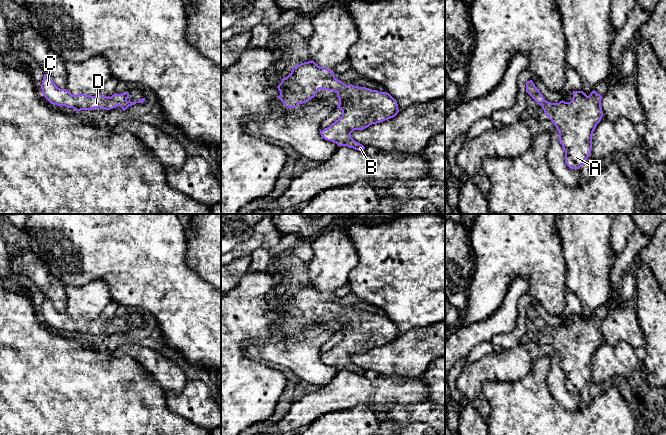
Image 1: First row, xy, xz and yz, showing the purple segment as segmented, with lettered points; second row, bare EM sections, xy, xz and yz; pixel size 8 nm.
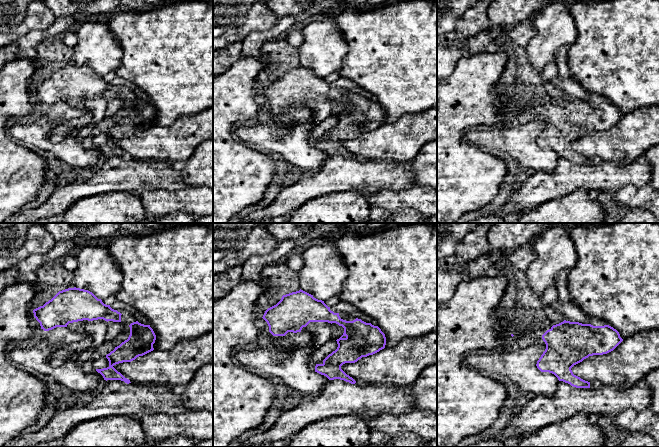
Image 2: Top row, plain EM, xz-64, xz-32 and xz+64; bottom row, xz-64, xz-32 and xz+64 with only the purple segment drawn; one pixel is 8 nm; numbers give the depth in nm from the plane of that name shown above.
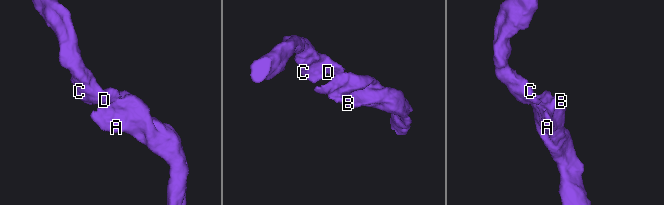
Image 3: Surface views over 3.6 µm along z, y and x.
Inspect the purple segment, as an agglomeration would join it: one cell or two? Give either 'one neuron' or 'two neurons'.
one neuron

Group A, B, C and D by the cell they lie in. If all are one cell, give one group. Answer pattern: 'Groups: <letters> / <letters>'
Groups: A B C D

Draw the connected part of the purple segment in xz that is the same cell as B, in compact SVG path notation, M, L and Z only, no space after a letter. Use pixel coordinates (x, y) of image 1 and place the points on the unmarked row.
M313 284L292 291L291 297L278 309L279 323L288 332L296 332L314 322L319 313L337 317L342 340L320 355L322 362L358 375L365 371L356 366L351 357L363 354L395 341L397 325L387 316L366 311L346 309L336 303L331 293L318 290Z

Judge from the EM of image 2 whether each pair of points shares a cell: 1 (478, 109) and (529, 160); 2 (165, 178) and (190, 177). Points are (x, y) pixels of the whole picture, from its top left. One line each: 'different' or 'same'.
1: different
2: different

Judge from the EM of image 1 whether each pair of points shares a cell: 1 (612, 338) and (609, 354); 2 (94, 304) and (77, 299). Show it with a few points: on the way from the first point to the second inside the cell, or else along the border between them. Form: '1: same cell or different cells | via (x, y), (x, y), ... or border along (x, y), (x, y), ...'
1: different cells | border along (604, 338), (611, 344), (625, 341), (634, 348)
2: same cell | via (90, 301), (81, 300)

